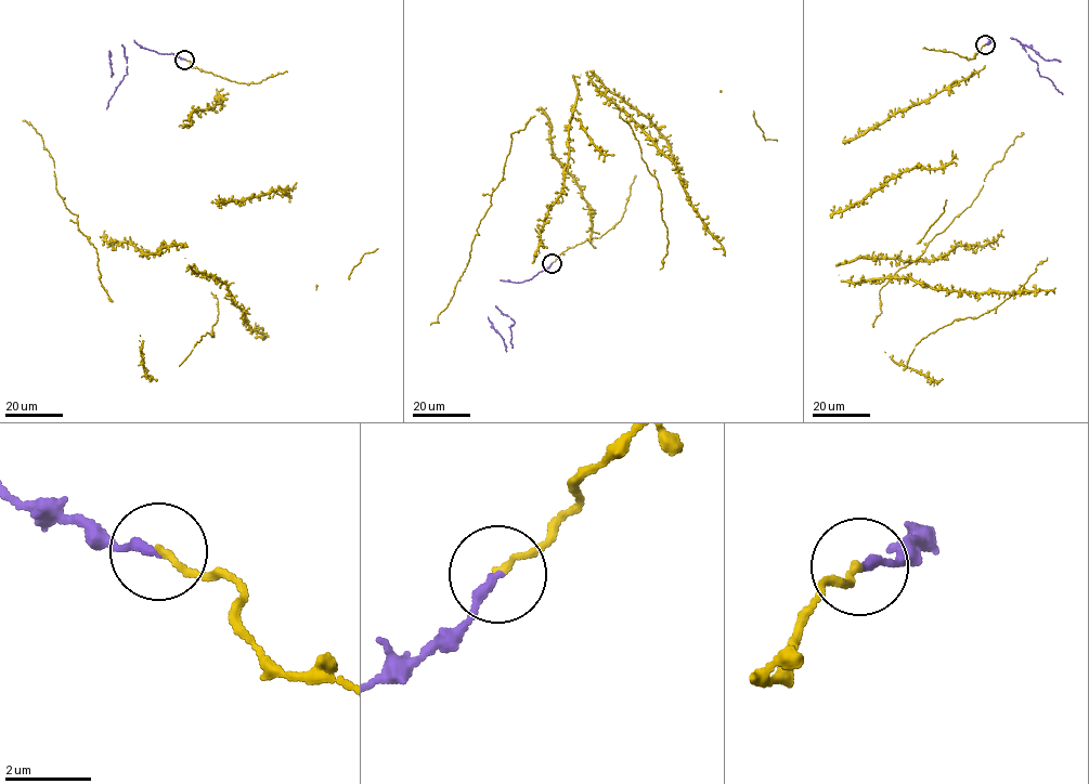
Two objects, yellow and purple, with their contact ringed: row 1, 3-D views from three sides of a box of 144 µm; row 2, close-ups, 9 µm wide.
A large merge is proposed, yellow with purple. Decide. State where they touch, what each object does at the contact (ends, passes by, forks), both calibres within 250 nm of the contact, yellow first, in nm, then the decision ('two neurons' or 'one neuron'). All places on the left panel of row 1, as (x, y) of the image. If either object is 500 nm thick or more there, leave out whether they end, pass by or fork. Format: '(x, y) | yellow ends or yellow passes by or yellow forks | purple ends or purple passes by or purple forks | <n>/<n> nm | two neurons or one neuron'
(184, 60) | yellow ends | purple ends | 150/200 nm | one neuron

